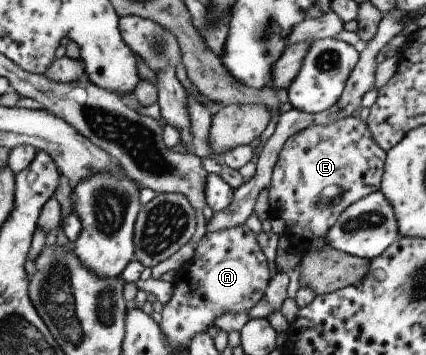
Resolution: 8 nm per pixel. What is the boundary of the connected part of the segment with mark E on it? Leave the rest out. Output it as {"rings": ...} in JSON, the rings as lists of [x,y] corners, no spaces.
{"rings":[[[349,116],[331,124],[311,125],[291,135],[283,145],[272,170],[268,188],[270,210],[287,225],[285,233],[295,242],[309,242],[310,252],[329,247],[325,234],[333,228],[338,216],[355,201],[380,190],[386,152],[373,140],[365,121]]]}

